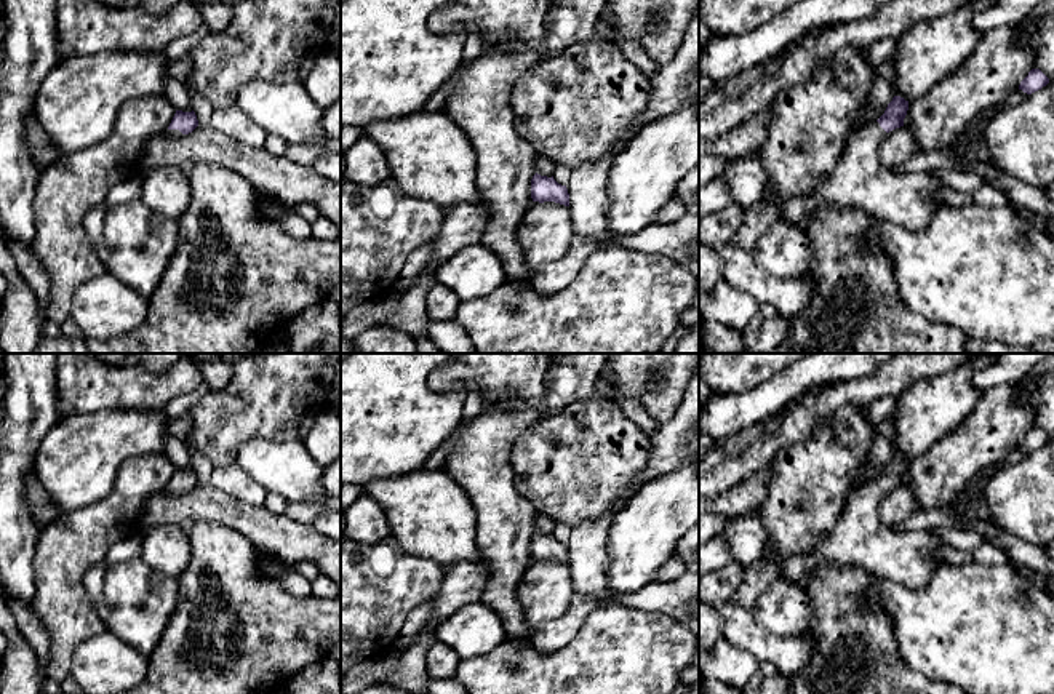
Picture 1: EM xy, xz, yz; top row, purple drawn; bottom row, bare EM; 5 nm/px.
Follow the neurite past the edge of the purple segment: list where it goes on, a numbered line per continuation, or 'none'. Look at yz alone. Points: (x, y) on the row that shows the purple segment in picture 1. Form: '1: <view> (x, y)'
1: yz (859, 181)

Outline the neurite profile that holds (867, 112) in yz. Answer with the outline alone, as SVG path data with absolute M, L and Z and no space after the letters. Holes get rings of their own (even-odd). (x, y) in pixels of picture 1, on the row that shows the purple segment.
M867 98L864 104L854 114L854 130L860 130L868 123L876 122L886 109L875 106L872 98Z

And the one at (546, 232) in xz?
M534 201L517 230L517 240L529 275L541 265L561 261L573 238L569 206L555 201Z

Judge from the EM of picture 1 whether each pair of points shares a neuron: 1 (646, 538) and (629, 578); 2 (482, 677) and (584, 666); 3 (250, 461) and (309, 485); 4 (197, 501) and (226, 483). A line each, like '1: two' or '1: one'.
1: one
2: one
3: one
4: two

